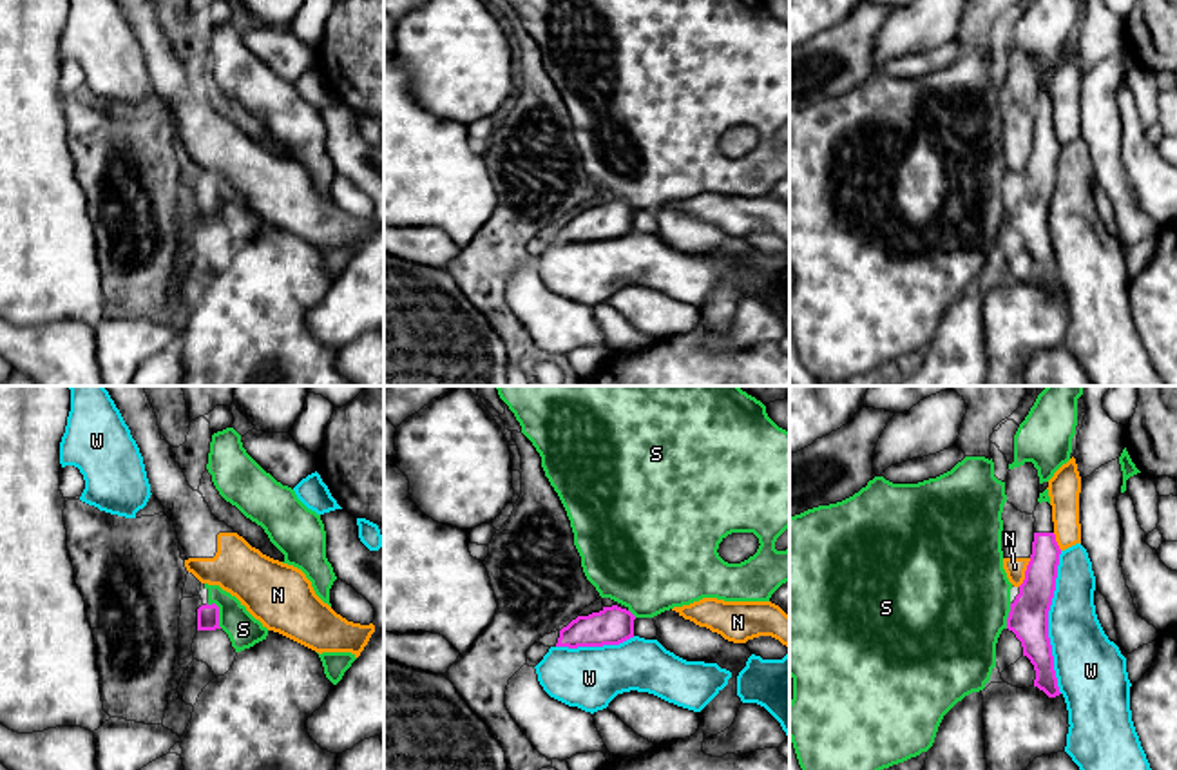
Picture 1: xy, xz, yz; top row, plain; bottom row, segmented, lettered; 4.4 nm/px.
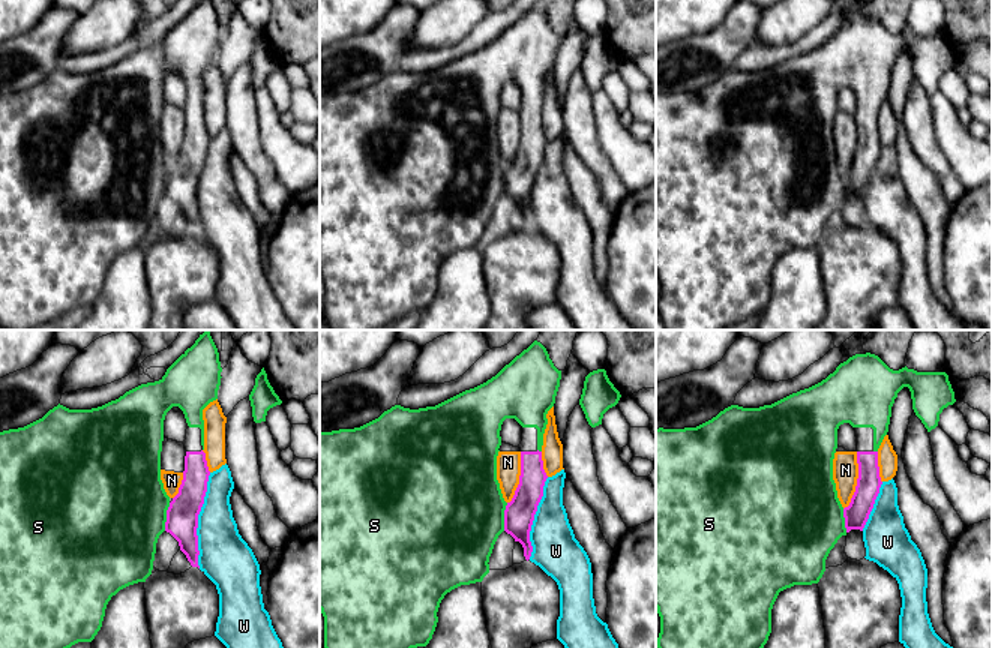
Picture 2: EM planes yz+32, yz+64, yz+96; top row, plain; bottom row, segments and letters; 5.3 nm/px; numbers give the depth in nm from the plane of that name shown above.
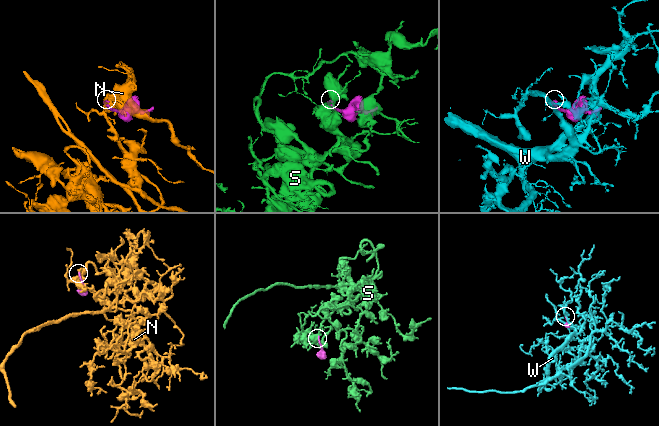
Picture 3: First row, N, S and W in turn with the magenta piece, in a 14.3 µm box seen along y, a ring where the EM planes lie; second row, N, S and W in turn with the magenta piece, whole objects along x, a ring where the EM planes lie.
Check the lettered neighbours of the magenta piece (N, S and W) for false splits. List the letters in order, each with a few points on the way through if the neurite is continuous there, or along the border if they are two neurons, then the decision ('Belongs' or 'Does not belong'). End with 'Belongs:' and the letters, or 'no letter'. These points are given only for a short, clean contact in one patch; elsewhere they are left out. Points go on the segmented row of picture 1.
N: Does not belong
S: Belongs
W: Does not belong
Belongs: S

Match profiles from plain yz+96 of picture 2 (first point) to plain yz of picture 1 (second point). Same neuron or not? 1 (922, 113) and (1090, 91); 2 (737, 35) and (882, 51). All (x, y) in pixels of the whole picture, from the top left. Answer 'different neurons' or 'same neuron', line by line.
1: same neuron
2: different neurons

